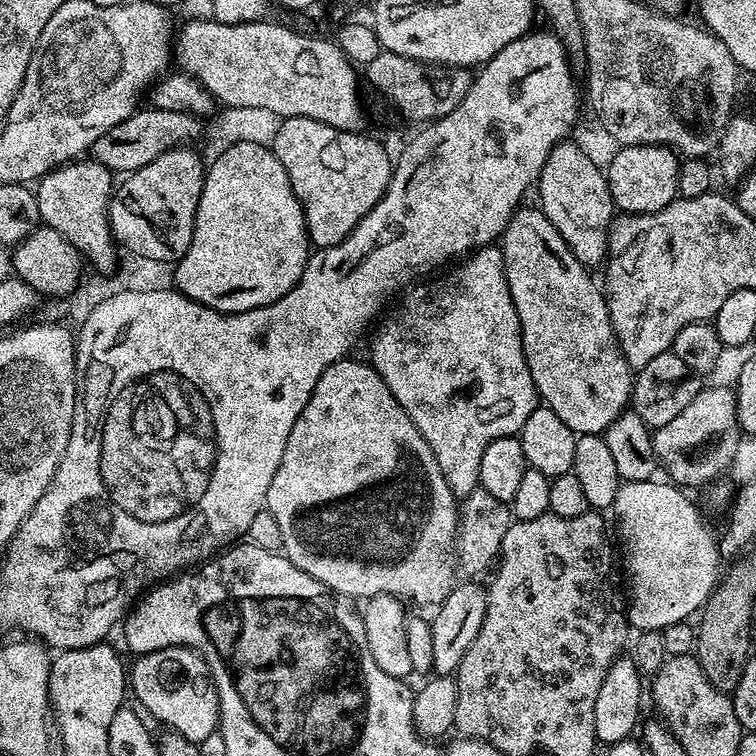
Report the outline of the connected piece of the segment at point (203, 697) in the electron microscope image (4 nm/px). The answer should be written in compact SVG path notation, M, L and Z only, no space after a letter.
M163 648L145 656L136 656L134 662L136 665L130 668L130 690L140 699L139 707L149 717L152 715L165 724L165 729L195 742L217 731L220 703L212 671L202 656L192 648Z

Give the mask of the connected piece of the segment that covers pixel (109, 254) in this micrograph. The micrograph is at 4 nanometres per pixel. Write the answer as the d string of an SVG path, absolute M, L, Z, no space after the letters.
M80 158L48 172L34 188L41 221L58 230L58 234L78 249L81 257L91 267L93 264L96 267L93 269L100 274L114 273L118 263L118 241L112 235L112 223L108 221L110 197L114 192L112 180L114 173L106 166L91 158Z

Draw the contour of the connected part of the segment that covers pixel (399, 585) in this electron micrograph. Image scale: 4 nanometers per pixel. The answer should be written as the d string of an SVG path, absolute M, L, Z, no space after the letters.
M345 358L331 364L318 378L318 386L314 386L314 394L310 394L310 402L306 402L306 410L298 414L298 422L294 422L294 430L290 430L290 438L286 438L286 454L282 454L282 462L278 462L278 470L274 470L274 482L270 482L266 511L274 514L278 527L282 530L283 555L287 556L298 570L306 570L310 578L318 578L318 582L326 585L331 592L339 596L395 596L401 602L413 600L416 604L432 604L439 606L451 594L458 583L458 529L460 513L458 497L450 490L442 470L438 466L438 458L434 458L434 450L422 438L418 426L410 422L406 410L390 394L386 382L382 382L379 374L372 369L371 363Z

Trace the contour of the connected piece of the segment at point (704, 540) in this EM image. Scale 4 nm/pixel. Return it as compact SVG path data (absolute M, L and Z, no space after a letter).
M655 479L623 481L610 509L616 515L632 595L626 600L626 615L637 633L663 633L666 626L695 617L722 579L720 548L691 495L671 482L656 483Z

